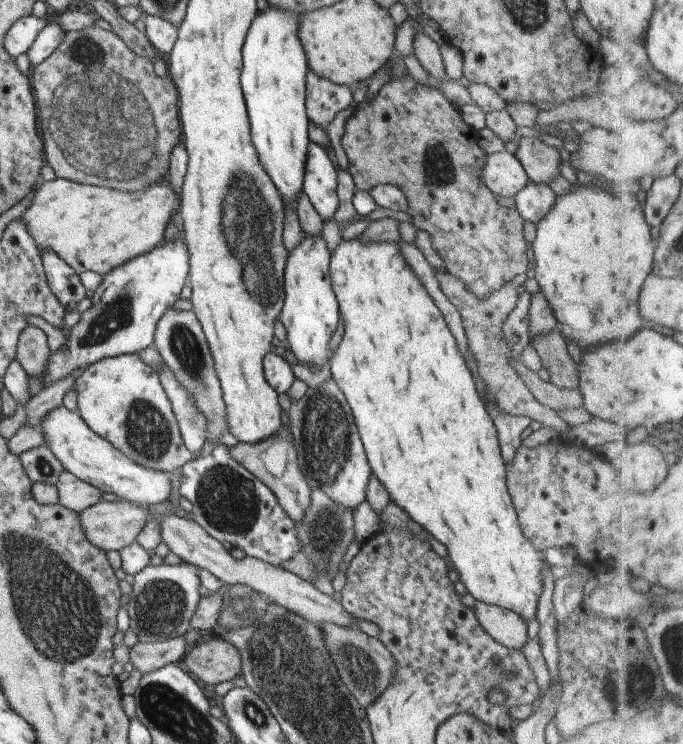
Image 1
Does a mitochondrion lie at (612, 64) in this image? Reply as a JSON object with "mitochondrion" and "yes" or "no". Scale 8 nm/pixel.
{"mitochondrion":"no"}

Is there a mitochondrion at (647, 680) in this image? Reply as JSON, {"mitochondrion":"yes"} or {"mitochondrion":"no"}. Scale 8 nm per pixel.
{"mitochondrion":"yes"}

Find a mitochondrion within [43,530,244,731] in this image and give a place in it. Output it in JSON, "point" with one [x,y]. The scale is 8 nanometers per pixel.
{"point":[161,608]}

